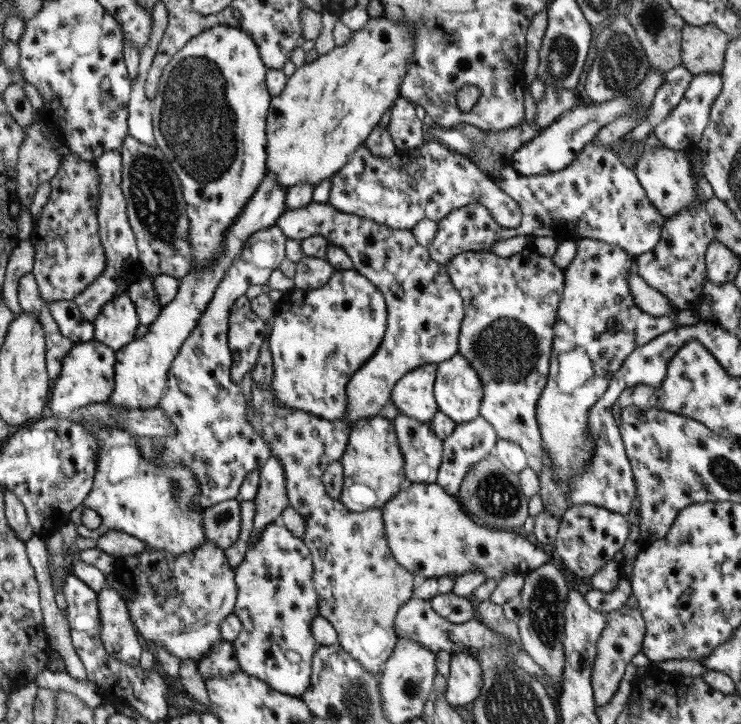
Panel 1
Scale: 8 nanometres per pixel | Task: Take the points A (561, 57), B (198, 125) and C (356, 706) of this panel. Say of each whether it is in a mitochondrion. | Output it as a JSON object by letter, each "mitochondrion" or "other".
{"A":"mitochondrion","B":"mitochondrion","C":"mitochondrion"}

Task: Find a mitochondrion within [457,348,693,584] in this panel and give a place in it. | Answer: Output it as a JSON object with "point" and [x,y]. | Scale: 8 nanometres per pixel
{"point":[494,494]}

